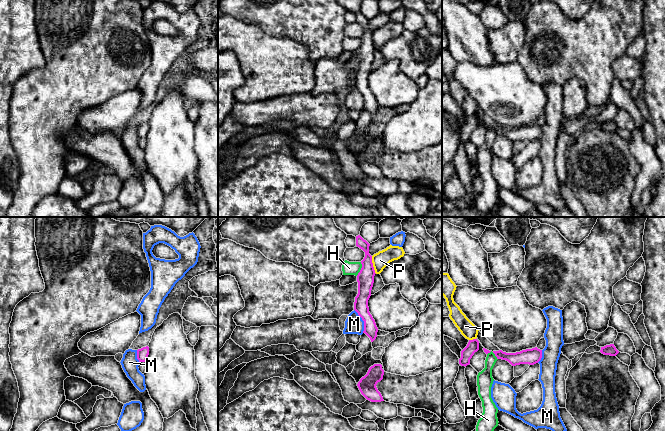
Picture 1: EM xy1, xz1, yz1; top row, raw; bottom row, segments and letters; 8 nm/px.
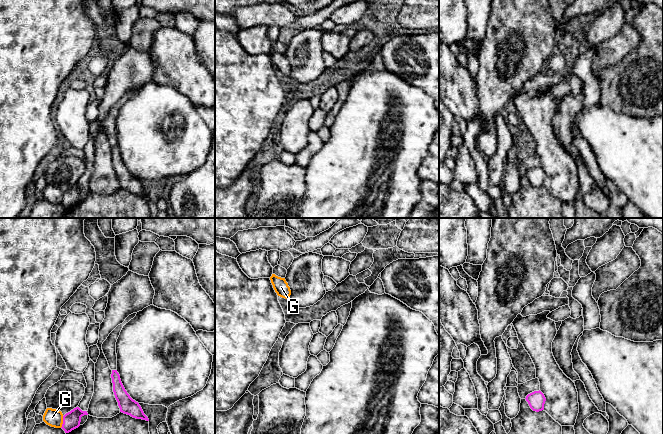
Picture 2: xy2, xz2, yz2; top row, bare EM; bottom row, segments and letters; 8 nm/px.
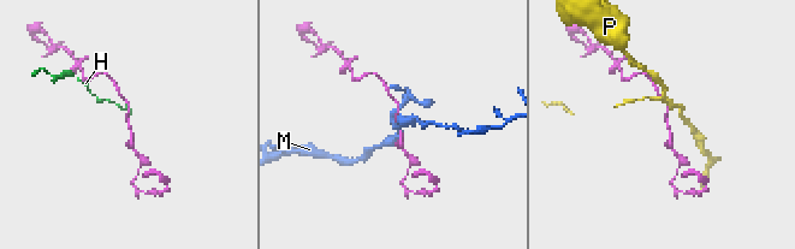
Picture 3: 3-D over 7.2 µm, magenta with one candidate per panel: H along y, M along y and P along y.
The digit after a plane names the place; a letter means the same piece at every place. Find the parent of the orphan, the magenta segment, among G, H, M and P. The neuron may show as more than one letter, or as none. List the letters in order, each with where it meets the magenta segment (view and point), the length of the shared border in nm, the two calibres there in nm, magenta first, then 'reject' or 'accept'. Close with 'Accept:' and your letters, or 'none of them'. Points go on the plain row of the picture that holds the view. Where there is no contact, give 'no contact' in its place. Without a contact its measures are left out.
G: xy2 (63, 198) | 100 nm | 140/140 nm | reject
H: xz1 (361, 45) | 120 nm | 140/110 nm | reject
M: xz1 (363, 96) | 200 nm | 110/150 nm | reject
P: xz1 (372, 41) | 150 nm | 140/140 nm | reject
Accept: none of them

